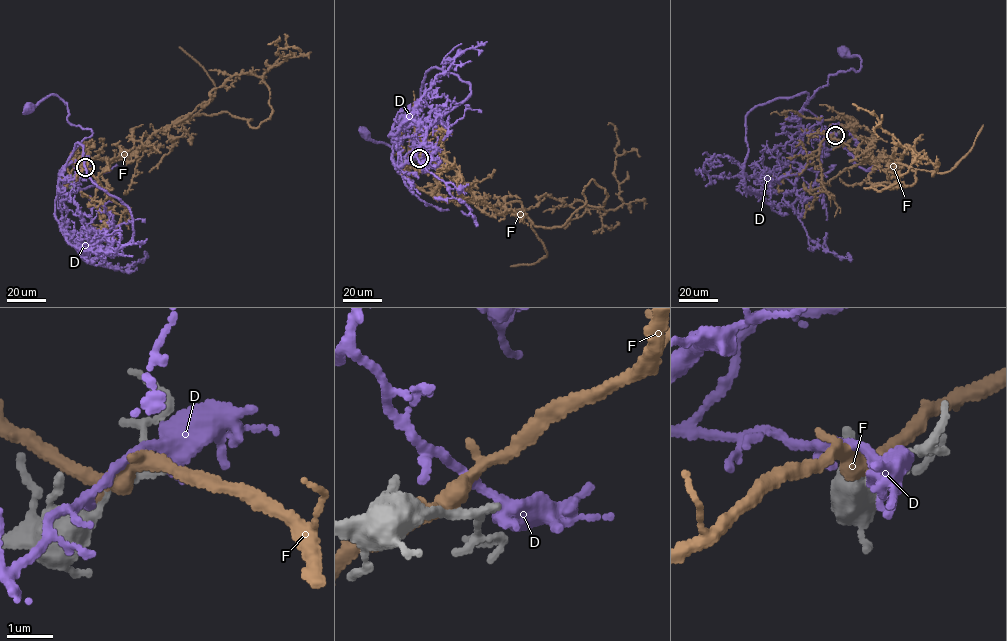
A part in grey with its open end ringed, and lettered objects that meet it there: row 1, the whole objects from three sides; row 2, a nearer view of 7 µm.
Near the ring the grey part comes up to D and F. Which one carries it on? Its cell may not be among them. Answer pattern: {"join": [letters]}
{"join": []}

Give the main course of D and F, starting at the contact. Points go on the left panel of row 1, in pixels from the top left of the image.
D: (85, 167), (79, 182), (59, 189), (66, 161), (92, 132), (68, 122), (66, 103), (56, 95), (28, 107)
F: (82, 168), (72, 161), (132, 153), (227, 78), (261, 77), (287, 57), (277, 54), (278, 39), (268, 44)

